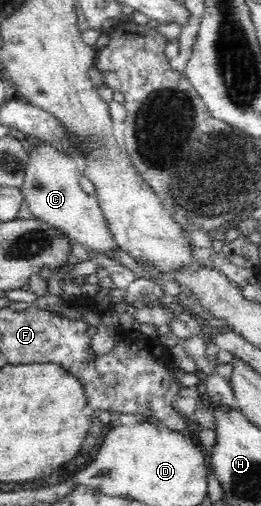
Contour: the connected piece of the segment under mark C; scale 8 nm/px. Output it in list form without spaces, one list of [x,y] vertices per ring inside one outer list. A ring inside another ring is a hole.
[[[40,144],[28,152],[28,163],[22,184],[22,194],[27,200],[27,208],[35,218],[44,220],[55,229],[65,233],[73,242],[87,247],[95,254],[114,260],[114,252],[119,249],[107,219],[95,195],[83,192],[79,184],[81,172],[78,161],[65,153],[57,152],[49,144]]]

